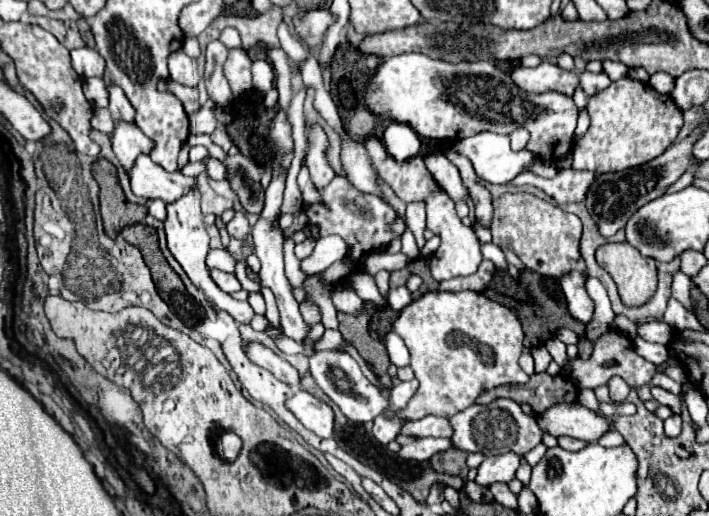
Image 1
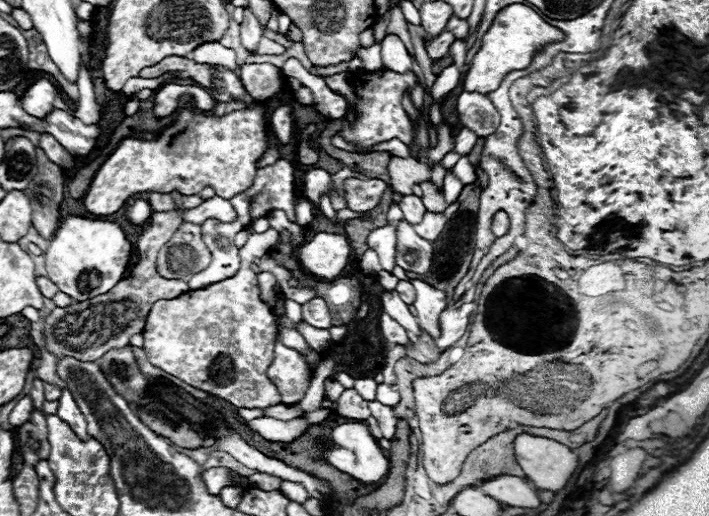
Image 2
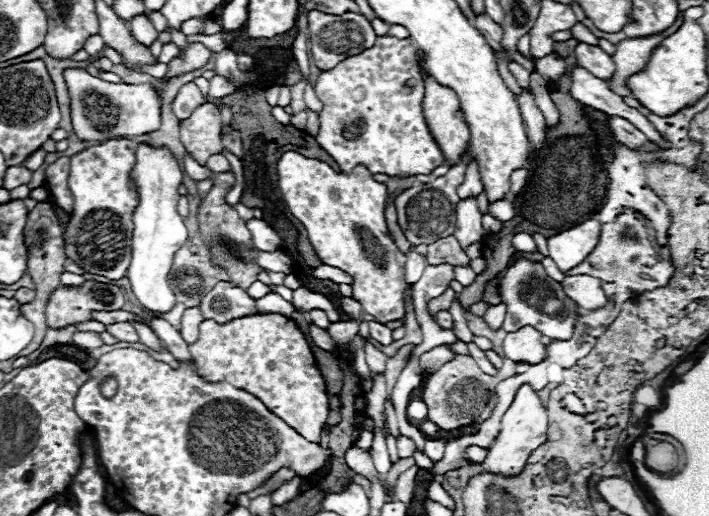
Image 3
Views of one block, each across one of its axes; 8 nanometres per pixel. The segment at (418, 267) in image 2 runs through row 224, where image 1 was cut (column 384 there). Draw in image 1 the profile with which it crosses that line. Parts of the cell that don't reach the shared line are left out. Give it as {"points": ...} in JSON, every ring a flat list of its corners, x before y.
{"points":[[314,352,310,358,310,374,316,380,316,384,324,390,324,394,336,402,342,410,342,414,352,422,372,422,376,416,384,414,388,410,388,400,384,394,362,374,358,362,350,354,338,354,338,352]]}

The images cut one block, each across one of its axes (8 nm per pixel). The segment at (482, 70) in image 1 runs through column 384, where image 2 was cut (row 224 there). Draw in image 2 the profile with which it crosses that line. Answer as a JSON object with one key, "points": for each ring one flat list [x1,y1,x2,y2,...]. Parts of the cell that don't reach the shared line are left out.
{"points":[[70,214,62,218,44,258,48,278,58,286,58,290,66,292,76,302,82,302,108,292,122,280,132,258,132,244,124,230,114,222]]}

